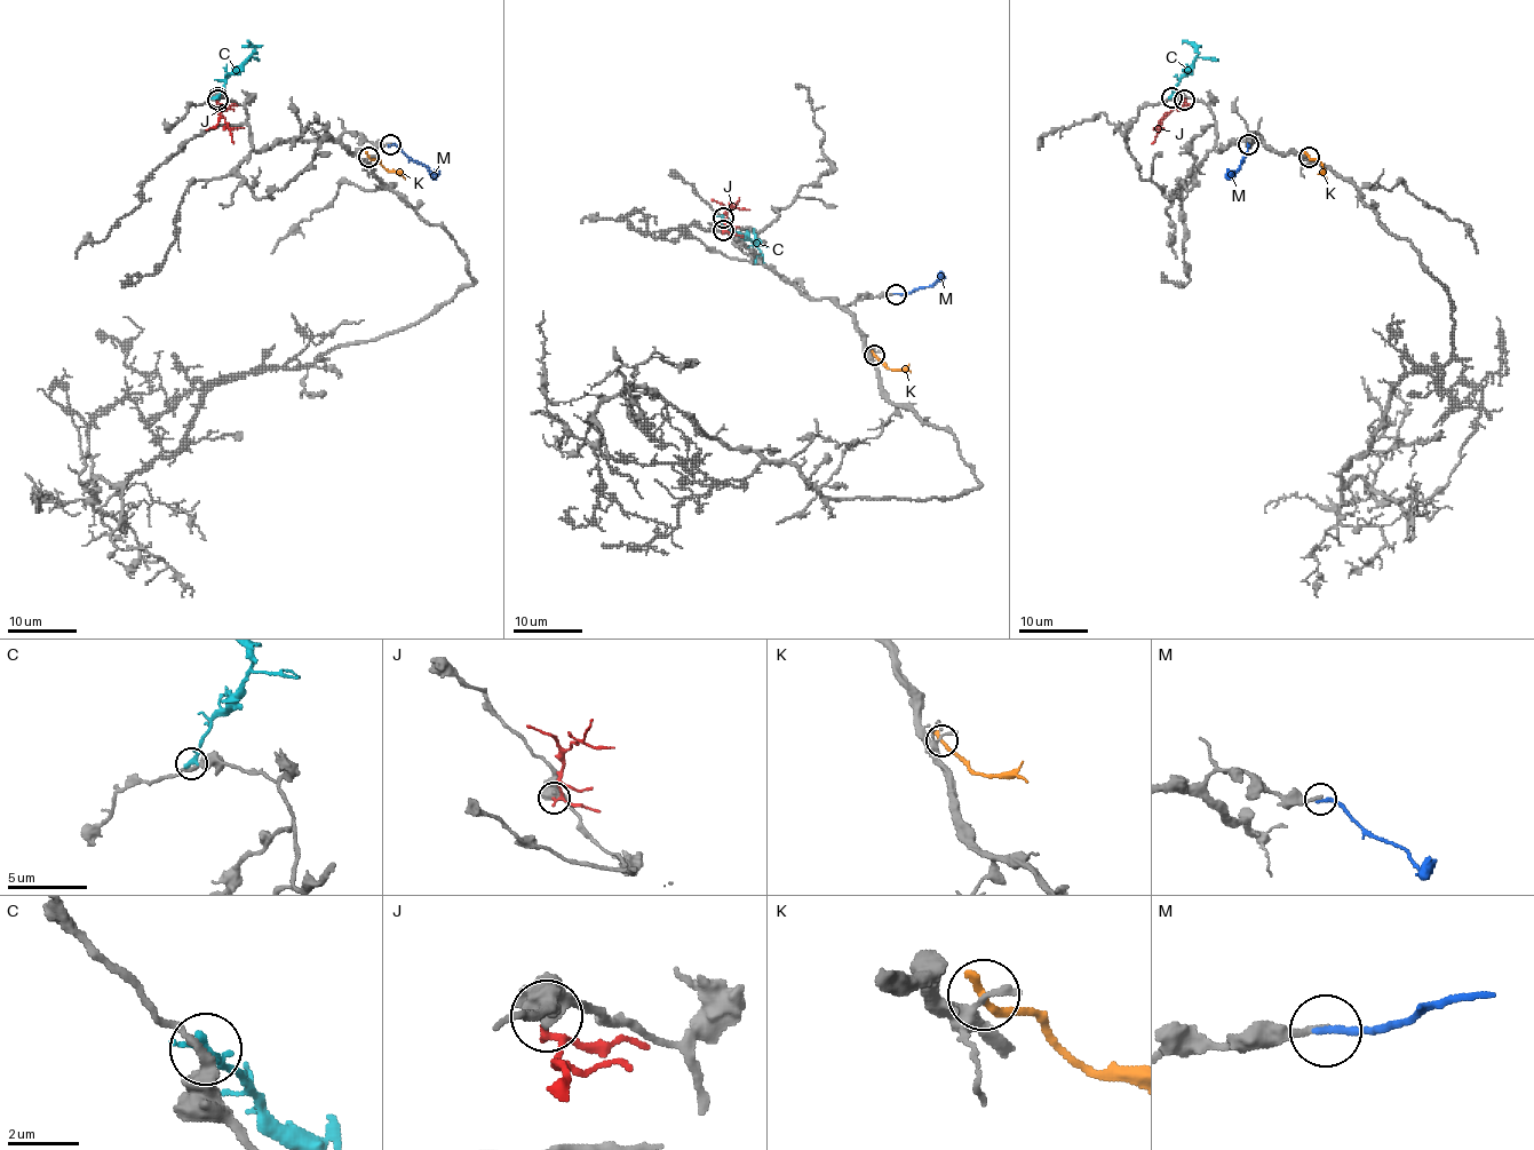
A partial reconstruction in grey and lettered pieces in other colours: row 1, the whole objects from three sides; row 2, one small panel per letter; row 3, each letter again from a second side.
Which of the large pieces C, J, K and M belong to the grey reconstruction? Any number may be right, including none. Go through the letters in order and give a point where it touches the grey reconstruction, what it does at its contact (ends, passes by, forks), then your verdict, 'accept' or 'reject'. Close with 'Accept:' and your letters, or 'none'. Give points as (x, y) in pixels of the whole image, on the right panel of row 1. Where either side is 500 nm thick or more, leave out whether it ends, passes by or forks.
C: (1171, 97) | it passes by | reject
J: (1184, 100) | reject
K: (1309, 157) | it ends | reject
M: (1248, 144) | it ends | reject
Accept: none

